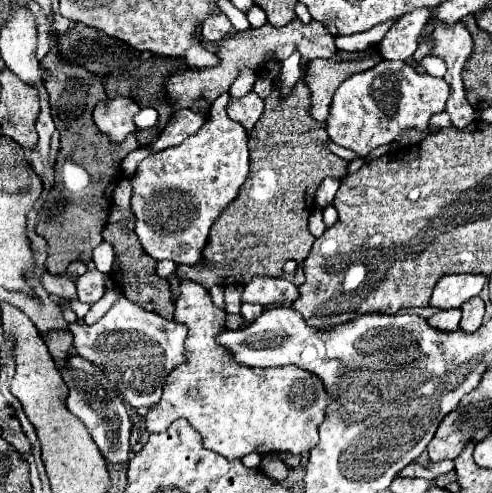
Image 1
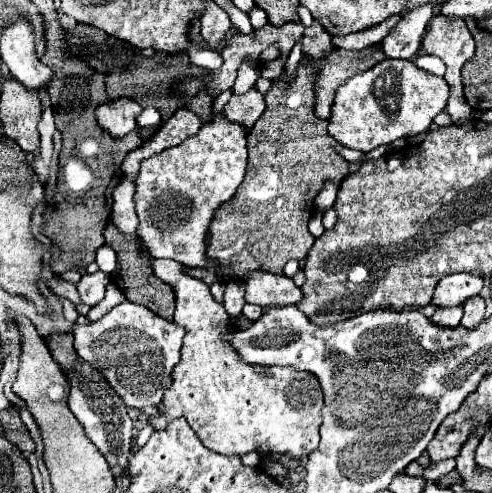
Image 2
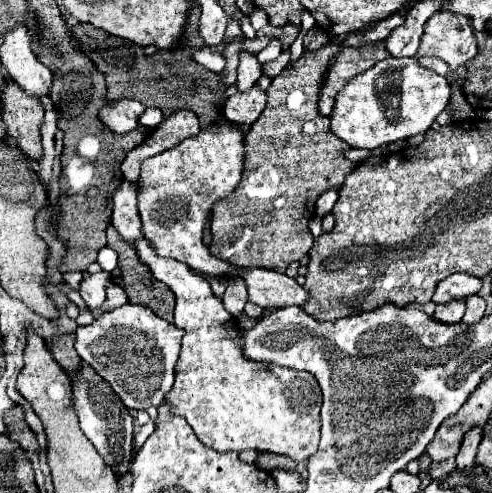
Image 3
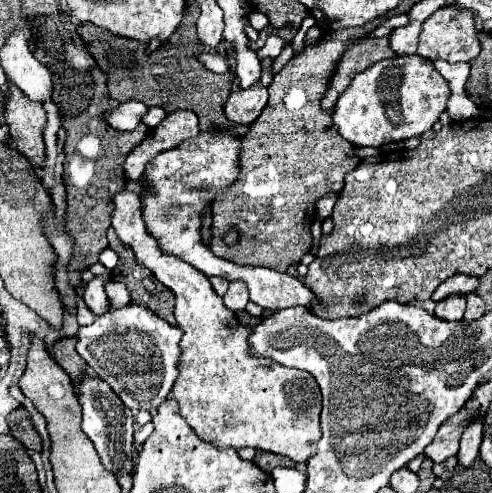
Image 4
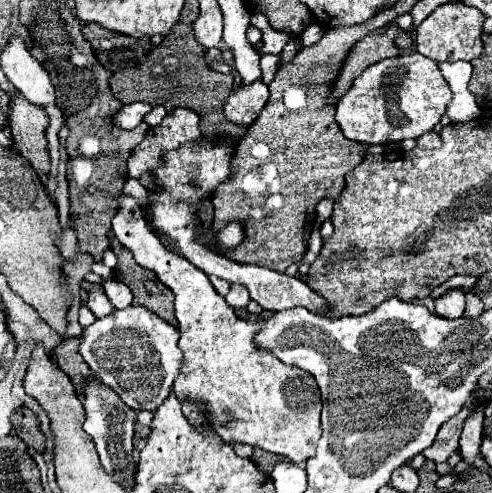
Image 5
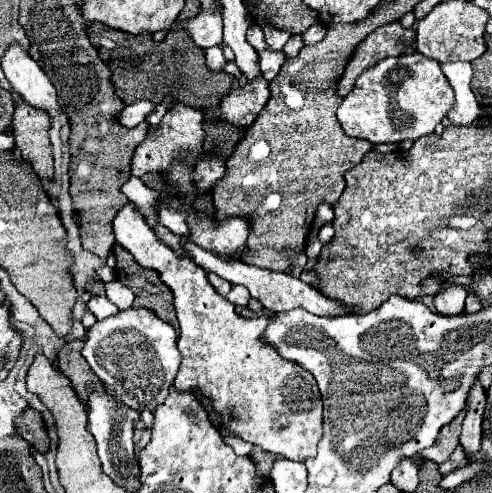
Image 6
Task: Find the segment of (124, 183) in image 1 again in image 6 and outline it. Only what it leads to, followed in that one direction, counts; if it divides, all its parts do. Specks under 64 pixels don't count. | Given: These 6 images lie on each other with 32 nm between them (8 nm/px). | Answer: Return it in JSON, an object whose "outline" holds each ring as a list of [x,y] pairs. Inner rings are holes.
{"outline":[[[130,200],[112,220],[112,228],[116,240],[132,252],[136,262],[156,270],[160,280],[174,292],[180,324],[178,348],[182,352],[174,388],[208,398],[220,418],[216,428],[222,436],[236,436],[296,462],[316,456],[316,446],[322,438],[320,390],[308,370],[280,358],[272,346],[260,340],[270,318],[258,316],[250,320],[238,316],[234,306],[214,292],[200,266],[186,256],[176,256],[166,244],[156,240],[156,234]]]}

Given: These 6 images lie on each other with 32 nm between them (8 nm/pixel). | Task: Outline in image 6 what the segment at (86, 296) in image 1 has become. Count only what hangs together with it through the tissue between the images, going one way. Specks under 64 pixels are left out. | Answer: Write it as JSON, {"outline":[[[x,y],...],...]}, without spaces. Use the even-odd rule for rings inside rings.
{"outline":[[[94,294],[90,300],[88,300],[88,310],[98,318],[98,320],[104,320],[108,316],[114,316],[118,312],[118,308],[106,298],[106,296],[98,296]]]}

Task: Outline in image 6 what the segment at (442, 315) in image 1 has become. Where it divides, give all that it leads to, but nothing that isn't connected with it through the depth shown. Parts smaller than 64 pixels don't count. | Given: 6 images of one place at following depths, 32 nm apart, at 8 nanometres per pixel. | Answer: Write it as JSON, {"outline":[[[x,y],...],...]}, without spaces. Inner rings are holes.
{"outline":[[[446,286],[442,288],[440,296],[434,296],[434,306],[438,314],[444,316],[458,316],[464,312],[464,300],[466,300],[466,290],[460,286]]]}

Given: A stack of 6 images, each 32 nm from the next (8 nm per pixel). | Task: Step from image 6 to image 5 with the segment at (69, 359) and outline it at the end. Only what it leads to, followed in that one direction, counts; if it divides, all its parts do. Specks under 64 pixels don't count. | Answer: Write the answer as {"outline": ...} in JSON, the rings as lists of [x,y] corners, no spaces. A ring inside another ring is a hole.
{"outline":[[[66,338],[62,344],[58,344],[54,348],[54,358],[56,358],[56,364],[70,376],[76,392],[80,394],[82,392],[82,386],[88,378],[92,378],[90,370],[88,370],[88,364],[84,362],[84,358],[80,356],[78,352],[78,338]]]}

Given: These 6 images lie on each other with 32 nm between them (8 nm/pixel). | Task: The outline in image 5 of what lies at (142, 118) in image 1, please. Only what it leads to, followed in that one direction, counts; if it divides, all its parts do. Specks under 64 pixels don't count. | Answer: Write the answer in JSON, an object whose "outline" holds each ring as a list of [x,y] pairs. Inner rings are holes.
{"outline":[[[158,106],[158,108],[152,108],[146,116],[144,116],[144,122],[148,124],[148,126],[158,126],[160,122],[162,122],[162,118],[166,116],[166,110],[164,110],[164,106]]]}

